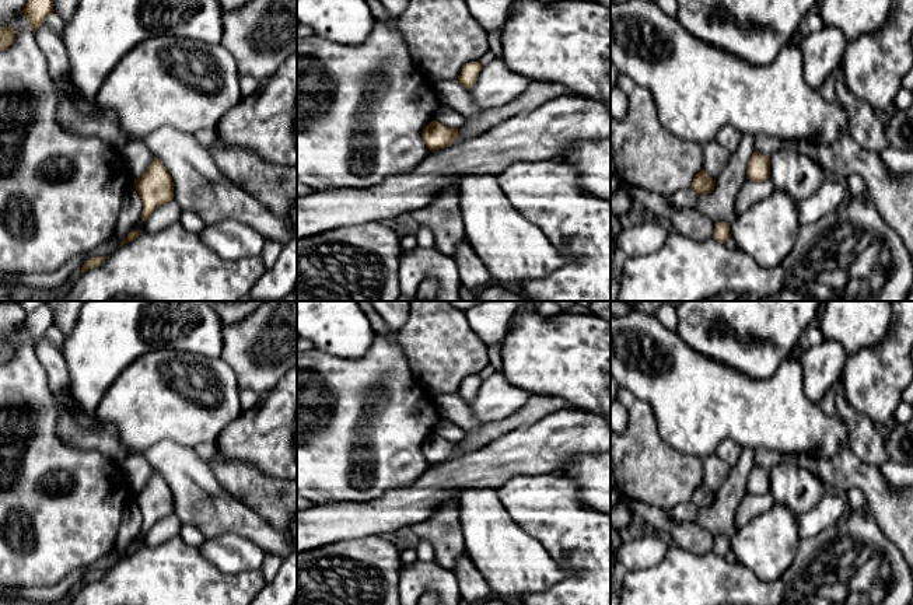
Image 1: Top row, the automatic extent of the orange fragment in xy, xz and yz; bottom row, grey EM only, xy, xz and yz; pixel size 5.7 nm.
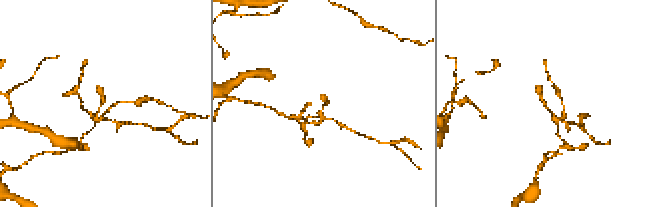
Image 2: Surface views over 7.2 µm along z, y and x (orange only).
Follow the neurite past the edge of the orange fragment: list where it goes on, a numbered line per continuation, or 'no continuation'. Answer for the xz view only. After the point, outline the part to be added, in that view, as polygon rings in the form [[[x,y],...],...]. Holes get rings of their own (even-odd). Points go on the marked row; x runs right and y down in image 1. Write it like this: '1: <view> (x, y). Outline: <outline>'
no continuation

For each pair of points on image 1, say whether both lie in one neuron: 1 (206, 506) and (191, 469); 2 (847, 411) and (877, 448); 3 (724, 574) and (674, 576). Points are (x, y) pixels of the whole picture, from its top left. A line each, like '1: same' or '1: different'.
1: same
2: same
3: same

